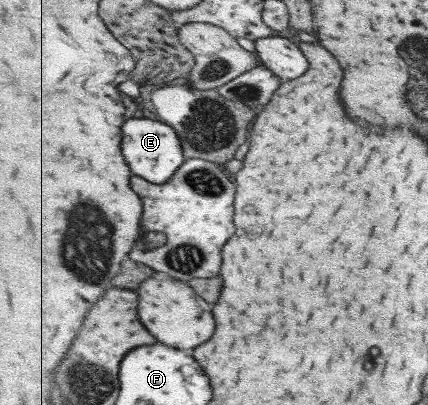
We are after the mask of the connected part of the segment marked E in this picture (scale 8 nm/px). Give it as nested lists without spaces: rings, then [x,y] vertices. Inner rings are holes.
[[[139,118],[139,120],[127,120],[123,126],[123,154],[127,156],[127,162],[131,164],[131,170],[137,176],[143,176],[145,180],[151,180],[153,184],[165,184],[173,178],[173,174],[185,164],[181,140],[175,134],[175,130],[163,122]]]

